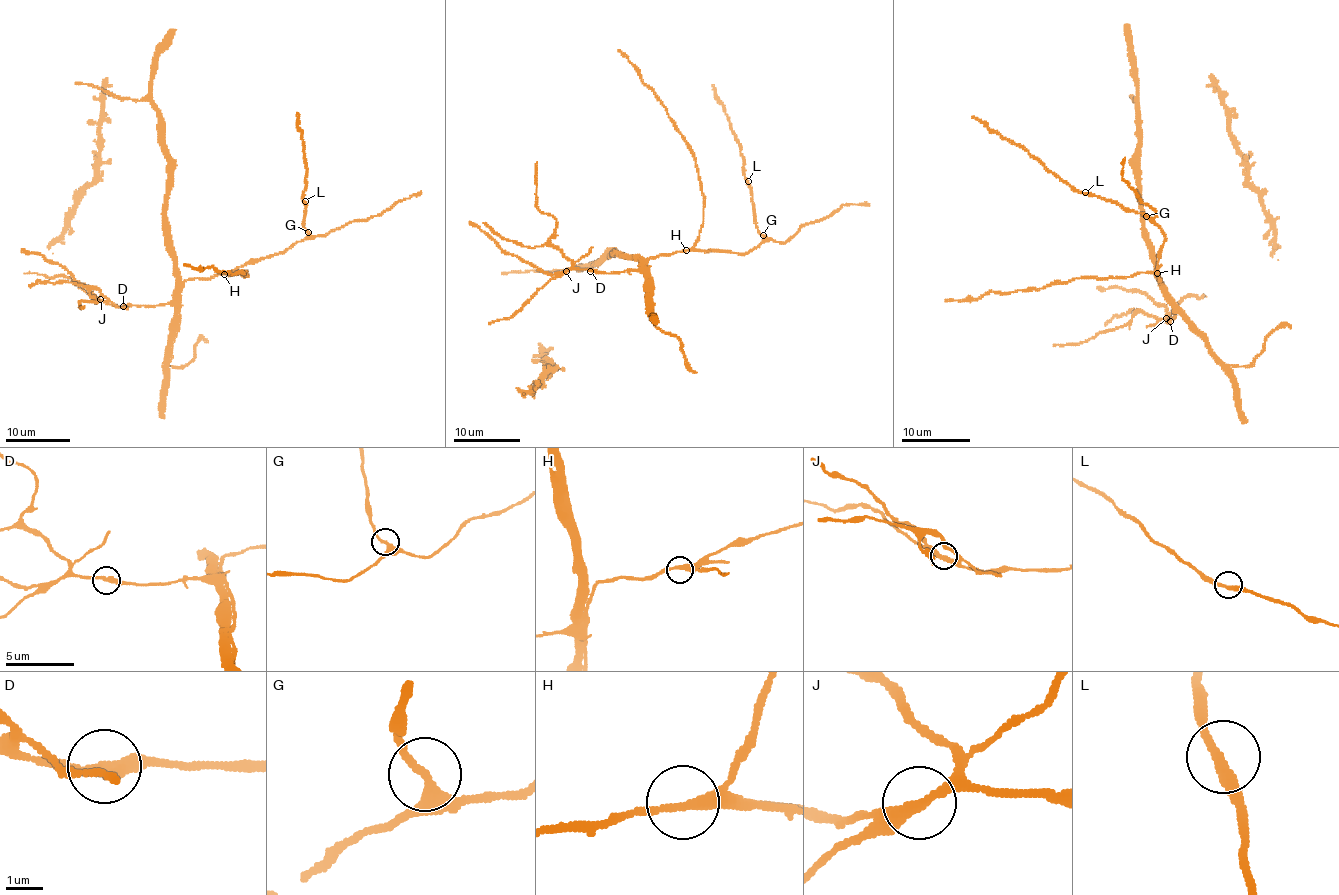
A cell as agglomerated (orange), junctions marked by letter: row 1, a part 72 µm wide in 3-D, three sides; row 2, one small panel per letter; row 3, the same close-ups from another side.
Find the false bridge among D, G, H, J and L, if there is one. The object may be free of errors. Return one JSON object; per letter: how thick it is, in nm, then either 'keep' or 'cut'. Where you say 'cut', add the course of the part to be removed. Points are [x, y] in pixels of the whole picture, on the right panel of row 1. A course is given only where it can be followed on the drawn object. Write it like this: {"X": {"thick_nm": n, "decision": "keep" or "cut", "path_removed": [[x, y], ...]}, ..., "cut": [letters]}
{"D": {"thick_nm": 320, "decision": "keep"}, "G": {"thick_nm": 280, "decision": "keep"}, "H": {"thick_nm": 280, "decision": "keep"}, "J": {"thick_nm": 320, "decision": "cut", "path_removed": [[1167, 318], [1190, 295], [1206, 296]]}, "L": {"thick_nm": 280, "decision": "keep"}, "cut": ["J"]}

